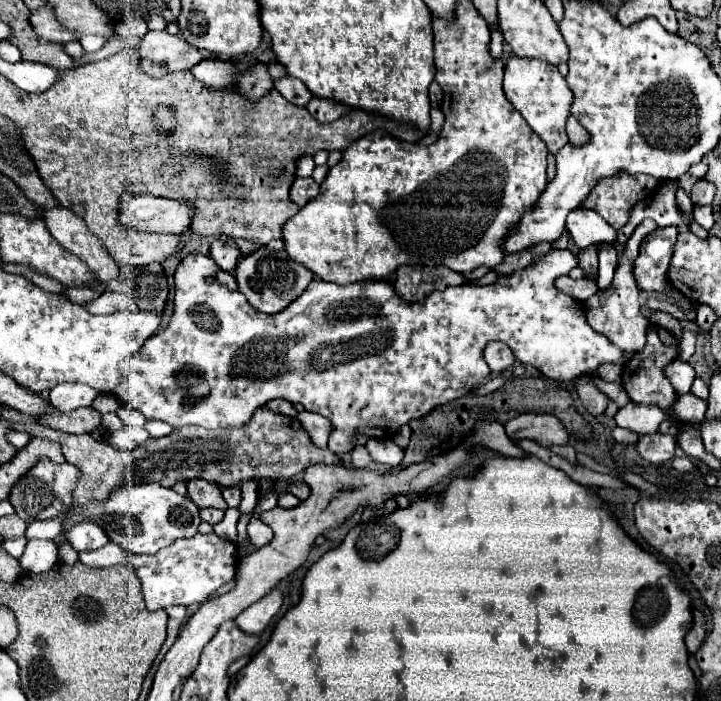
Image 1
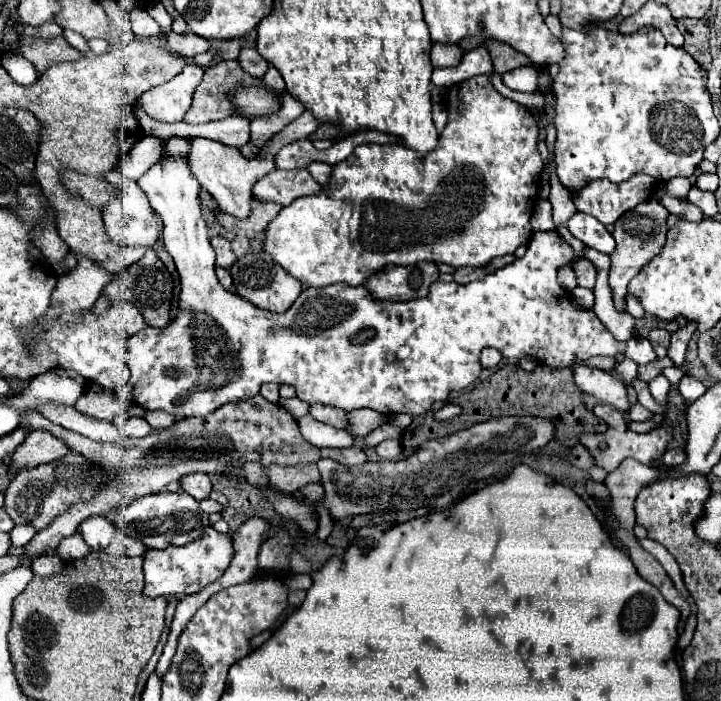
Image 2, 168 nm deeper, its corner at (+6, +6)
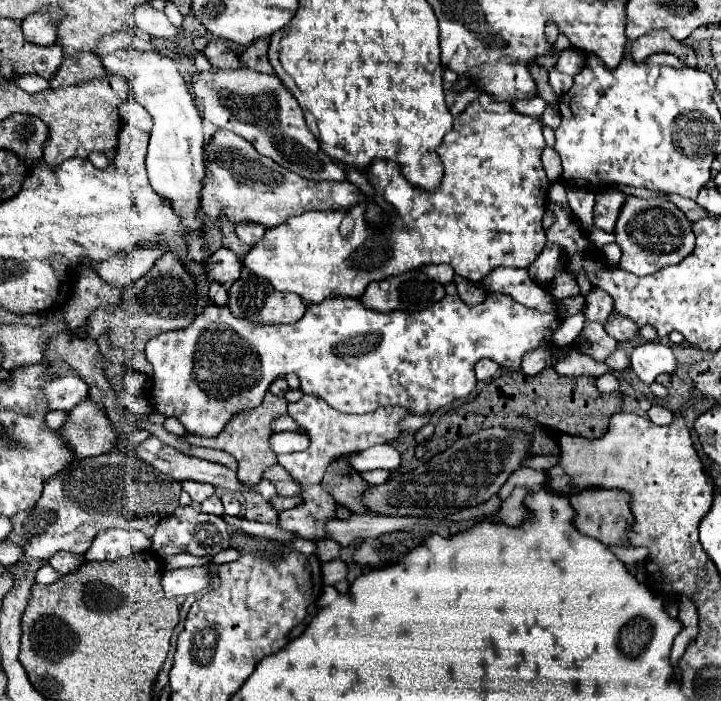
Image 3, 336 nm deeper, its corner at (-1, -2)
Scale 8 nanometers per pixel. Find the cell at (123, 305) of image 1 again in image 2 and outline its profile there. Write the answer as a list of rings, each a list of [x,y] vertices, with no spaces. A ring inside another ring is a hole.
[[[76,254],[78,266],[60,276],[56,284],[56,292],[52,292],[50,300],[50,310],[42,316],[44,322],[52,322],[52,318],[58,318],[60,314],[66,312],[76,312],[76,310],[90,310],[94,302],[98,300],[102,286],[106,286],[112,276],[96,266],[92,260]]]

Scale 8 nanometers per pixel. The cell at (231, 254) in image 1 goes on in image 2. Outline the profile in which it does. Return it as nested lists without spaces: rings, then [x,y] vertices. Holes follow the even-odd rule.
[[[214,236],[210,242],[212,242],[214,250],[216,250],[216,266],[230,268],[236,262],[236,254],[232,252],[230,242],[226,238],[222,238],[222,236]]]

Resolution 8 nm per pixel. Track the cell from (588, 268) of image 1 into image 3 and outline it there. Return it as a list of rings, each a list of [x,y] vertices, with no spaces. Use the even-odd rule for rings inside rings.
[[[591,286],[591,290],[585,294],[585,316],[587,320],[597,320],[597,322],[605,322],[607,316],[611,314],[613,310],[613,302],[609,298],[607,292]]]

